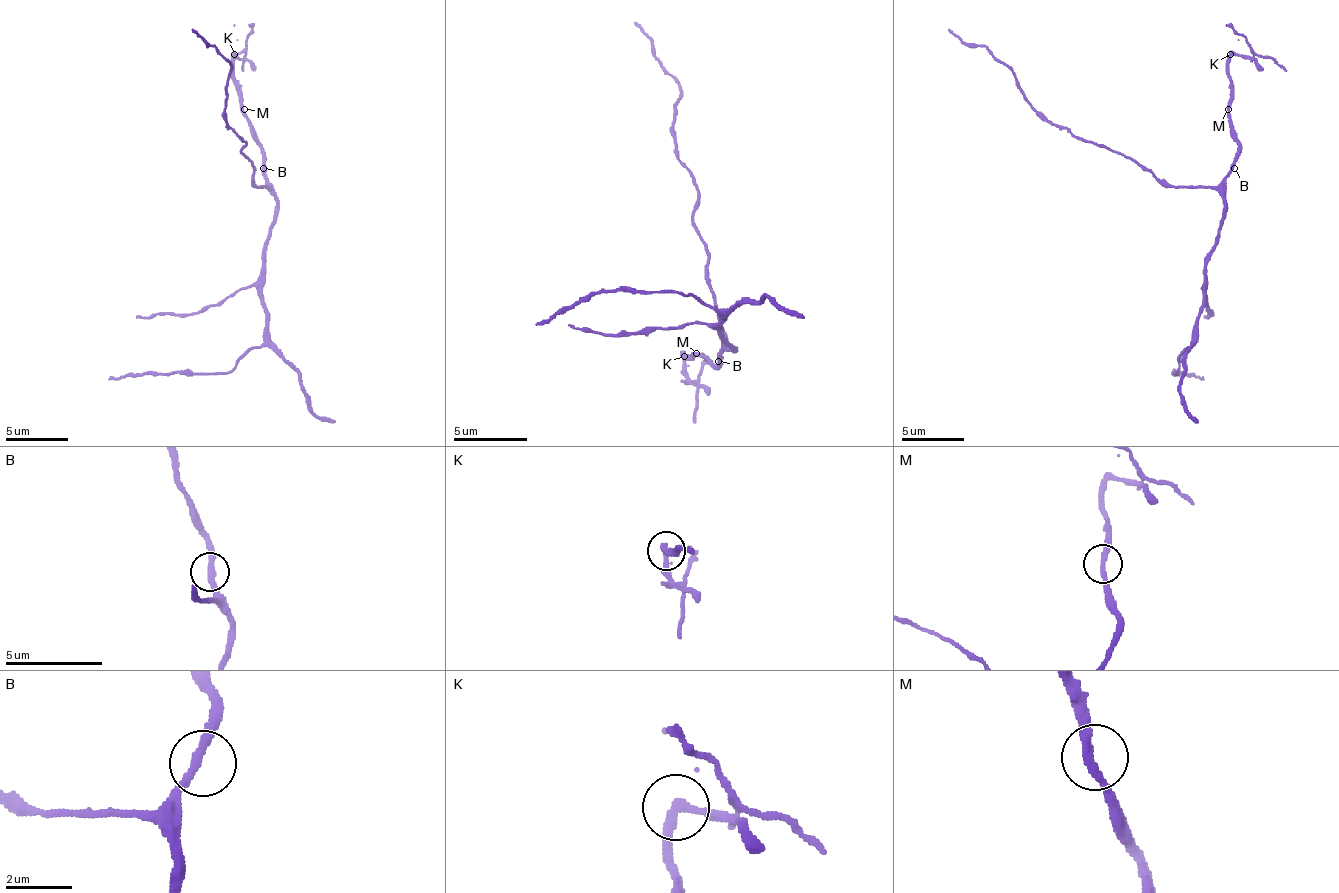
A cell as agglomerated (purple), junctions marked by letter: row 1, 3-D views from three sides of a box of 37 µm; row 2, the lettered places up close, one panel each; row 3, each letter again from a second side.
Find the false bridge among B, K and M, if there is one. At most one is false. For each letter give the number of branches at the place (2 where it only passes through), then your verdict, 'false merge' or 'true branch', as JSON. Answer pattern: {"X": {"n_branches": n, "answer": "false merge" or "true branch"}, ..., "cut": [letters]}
{"B": {"n_branches": 2, "answer": "true branch"}, "K": {"n_branches": 2, "answer": "false merge"}, "M": {"n_branches": 2, "answer": "true branch"}, "cut": ["K"]}

